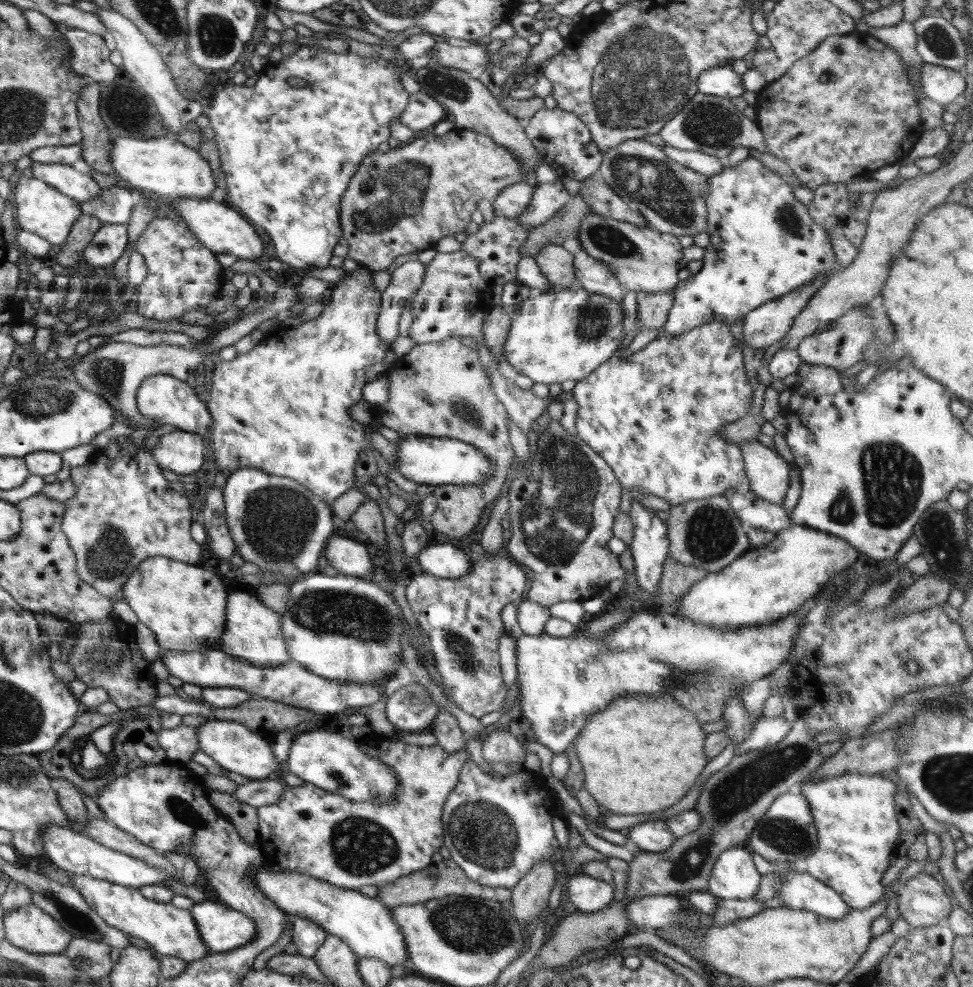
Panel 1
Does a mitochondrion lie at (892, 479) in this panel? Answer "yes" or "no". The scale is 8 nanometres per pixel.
yes

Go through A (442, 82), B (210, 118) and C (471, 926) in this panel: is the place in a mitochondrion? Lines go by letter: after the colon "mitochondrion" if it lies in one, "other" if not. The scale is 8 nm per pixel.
A: mitochondrion
B: other
C: mitochondrion

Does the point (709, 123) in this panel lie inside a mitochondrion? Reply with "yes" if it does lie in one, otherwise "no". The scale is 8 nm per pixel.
yes

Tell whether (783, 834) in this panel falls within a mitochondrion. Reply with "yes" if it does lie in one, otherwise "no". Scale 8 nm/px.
yes

